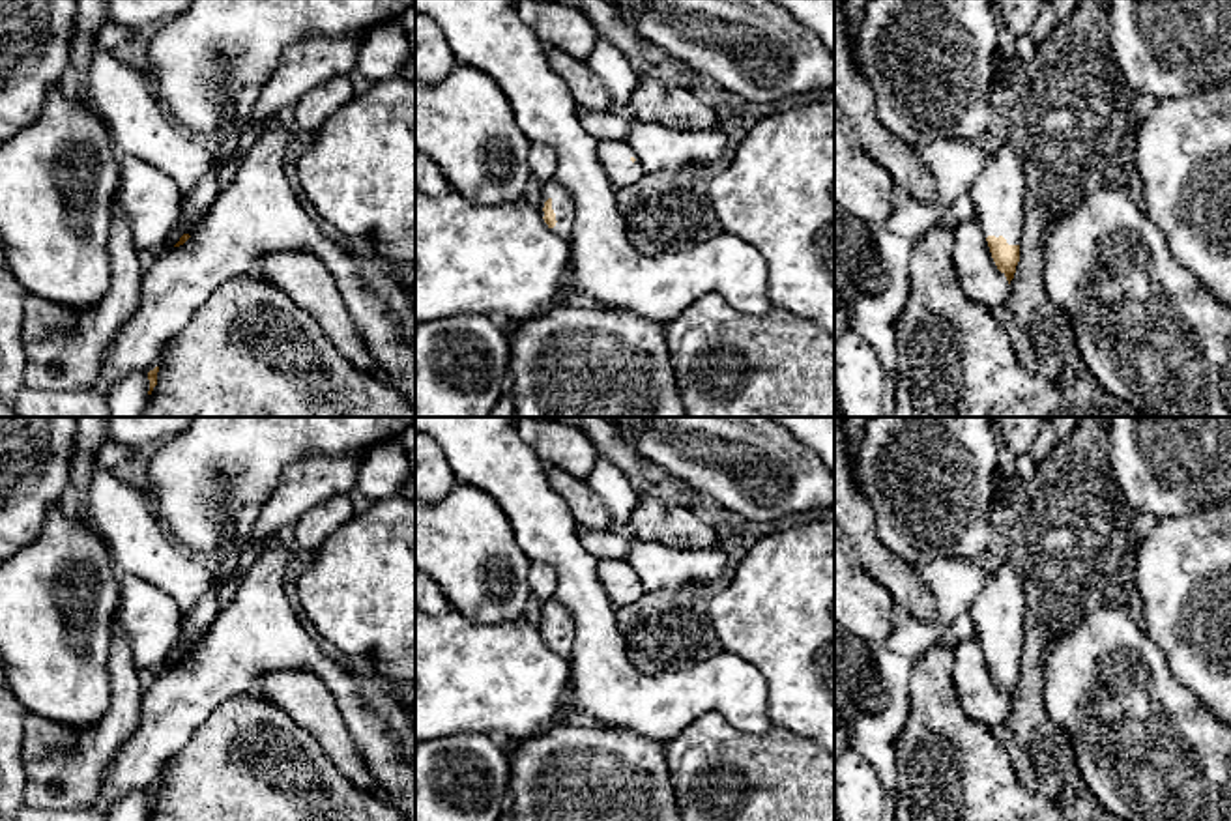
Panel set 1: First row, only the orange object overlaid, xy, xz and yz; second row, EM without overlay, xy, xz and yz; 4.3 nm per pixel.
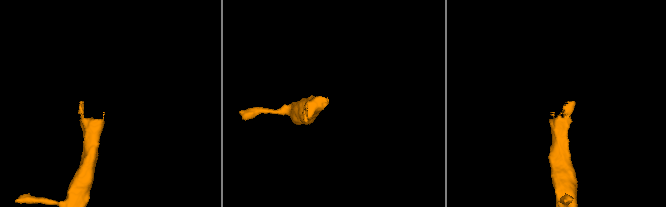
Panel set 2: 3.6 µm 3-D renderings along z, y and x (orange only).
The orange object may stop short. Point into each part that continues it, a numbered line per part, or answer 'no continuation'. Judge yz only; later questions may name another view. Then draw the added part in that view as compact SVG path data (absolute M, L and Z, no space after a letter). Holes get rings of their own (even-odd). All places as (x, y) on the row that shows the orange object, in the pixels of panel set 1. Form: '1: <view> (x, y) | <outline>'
1: yz (998, 195) | M1003 137L977 178L971 198L984 236L1003 236L1020 245L1023 228L1025 181L1014 146Z

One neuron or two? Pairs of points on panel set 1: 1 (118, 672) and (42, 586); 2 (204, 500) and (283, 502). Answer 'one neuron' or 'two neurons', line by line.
1: two neurons
2: two neurons

